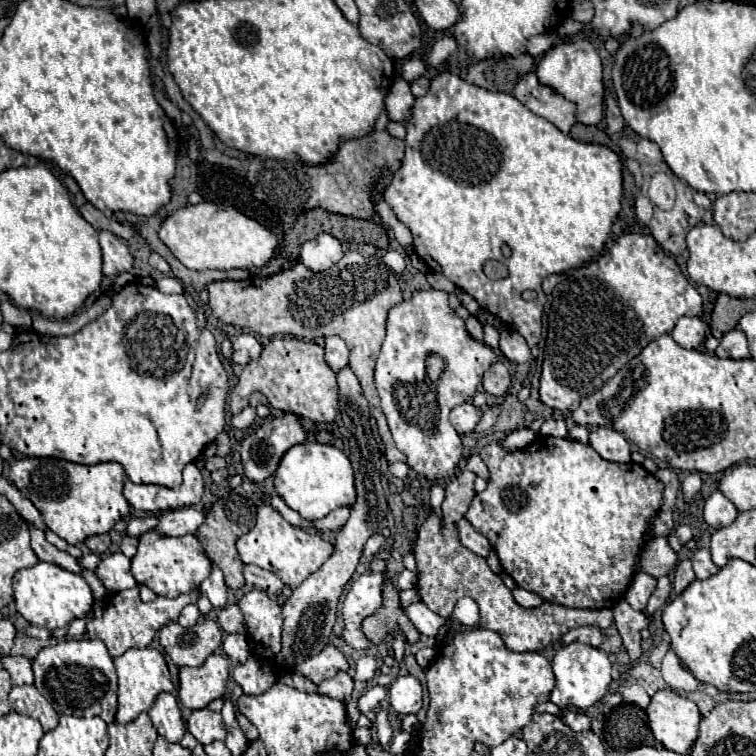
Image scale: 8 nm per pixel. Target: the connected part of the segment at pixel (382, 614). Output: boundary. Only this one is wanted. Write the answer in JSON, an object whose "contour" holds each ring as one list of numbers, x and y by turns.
{"contour":[[387,582,383,586,383,608,363,622,363,632,369,640,373,638,373,644,381,644,387,636,395,633,405,636,405,640,411,644,419,642,420,633,405,616,399,602,397,586,393,582]]}

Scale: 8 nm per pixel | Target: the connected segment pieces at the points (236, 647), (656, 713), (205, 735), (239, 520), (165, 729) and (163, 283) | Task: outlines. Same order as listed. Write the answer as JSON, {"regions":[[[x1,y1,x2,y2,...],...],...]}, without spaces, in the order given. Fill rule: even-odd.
{"regions":[[[227,634,223,640,223,650,233,662,245,662,251,654,251,644,247,634]],[[659,690,647,708,649,728,657,742,677,754,687,754,697,738,699,708,675,690]],[[209,708,193,710,187,720,187,730,201,742,209,744,215,740,225,740,225,724,221,720,219,712,213,712]],[[229,492,225,496,221,496,213,506,211,510,207,512,205,516,205,522,201,524,201,528,197,528,195,536,197,540,201,540,207,556,221,568,221,572,225,574,225,584,231,588,231,590,239,590,243,584,245,584,245,578,243,578,243,562,235,550,235,540,249,532,251,530,251,504,239,496,237,492]],[[161,692,155,698,155,702,153,702,151,710,149,710,149,716,151,716,151,722,157,728,157,732,167,742,179,742,183,738,185,726,183,726,181,710,179,710,177,700,171,694]],[[163,276,157,280,157,290,165,292,165,294,181,294,183,292,183,284,179,278,173,278,173,276]]]}

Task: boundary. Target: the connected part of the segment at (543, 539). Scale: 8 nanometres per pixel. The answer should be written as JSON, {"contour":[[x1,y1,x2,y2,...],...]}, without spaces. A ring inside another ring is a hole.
{"contour":[[539,436,533,444,529,444,527,448,523,450,505,450,503,440,497,440,497,442,491,442,487,446,481,448,479,456,481,460,487,464,489,468,489,482,487,482,487,488,479,494,475,494,465,518,471,522,471,526,489,538,495,554,499,556,501,560,501,566,505,568,505,572,517,582,517,586,521,586,523,590,529,590,529,592,535,592,539,594,543,600,547,602,553,602,553,604,561,604,561,606,569,606,569,608,613,608,619,600,623,600,631,580,633,580,633,574,637,572,637,558,639,558,639,552,641,552,641,546,643,546,643,536,647,532,647,520,651,516,655,516,659,510,661,510,661,492,663,492,663,484,653,476,649,474,641,464,615,464,615,462,609,462,609,460,603,460,589,444,583,444,583,442,575,442,575,440,569,440,569,438,551,438,551,436]]}

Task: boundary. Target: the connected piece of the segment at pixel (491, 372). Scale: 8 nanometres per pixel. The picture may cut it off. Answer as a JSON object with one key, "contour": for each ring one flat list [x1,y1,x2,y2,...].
{"contour":[[495,362,483,376,483,388,491,396,503,396,511,386,511,376,503,362]]}

